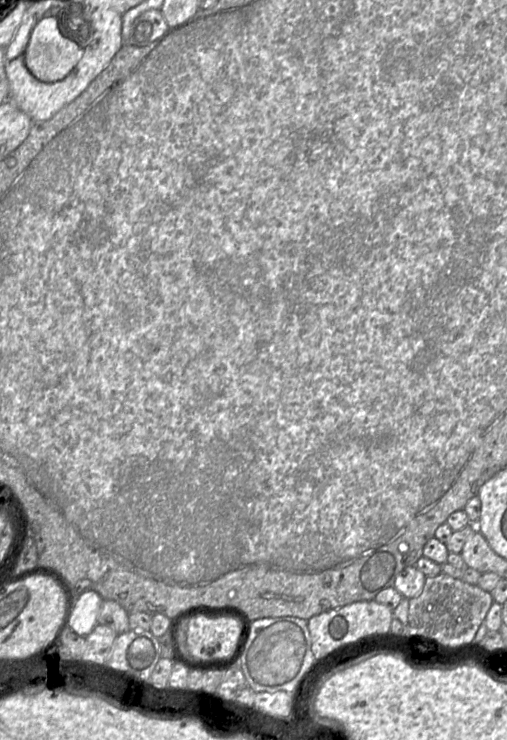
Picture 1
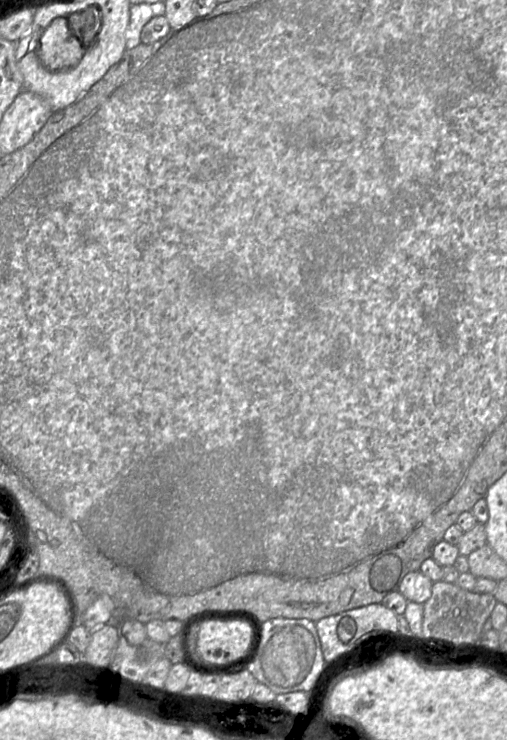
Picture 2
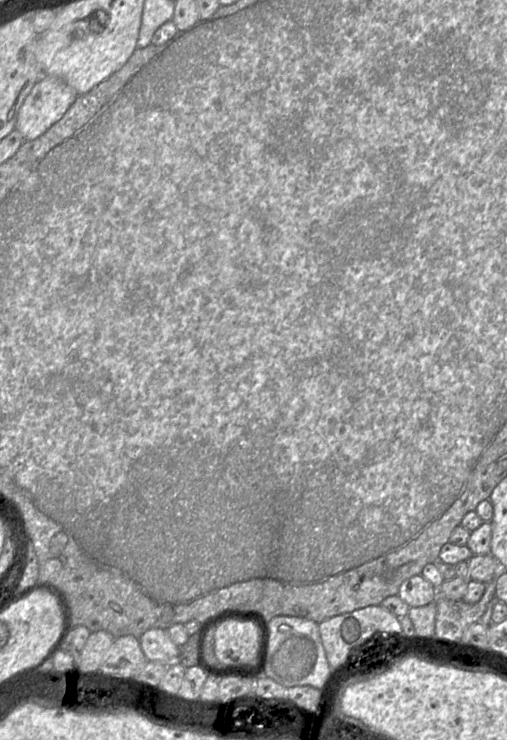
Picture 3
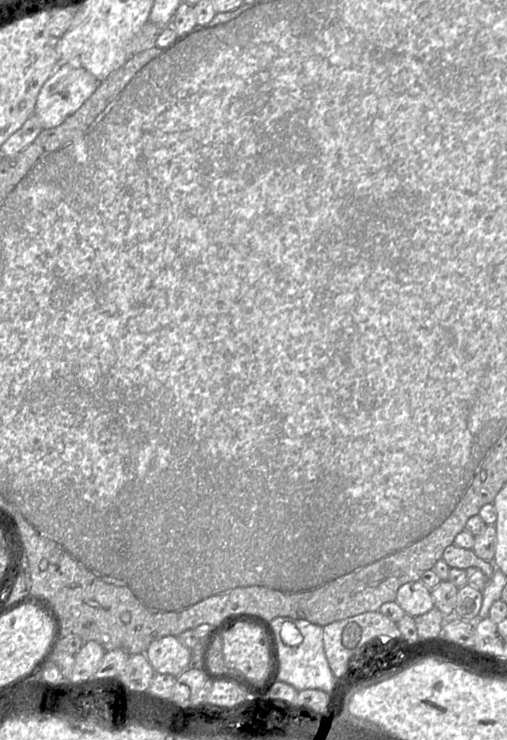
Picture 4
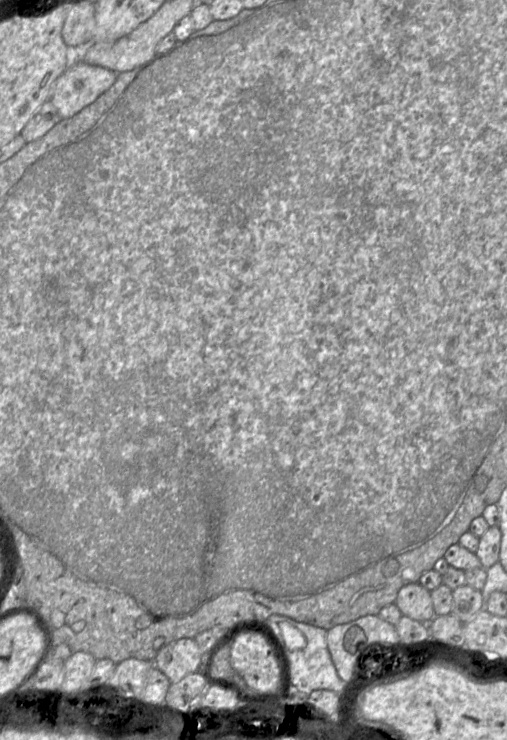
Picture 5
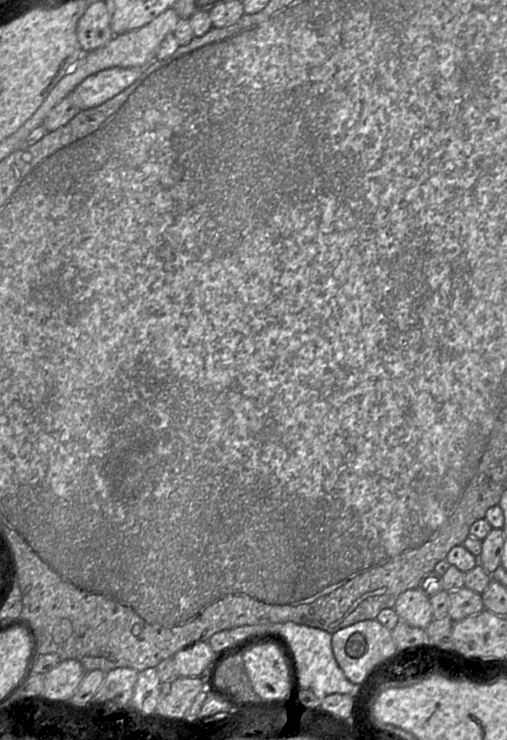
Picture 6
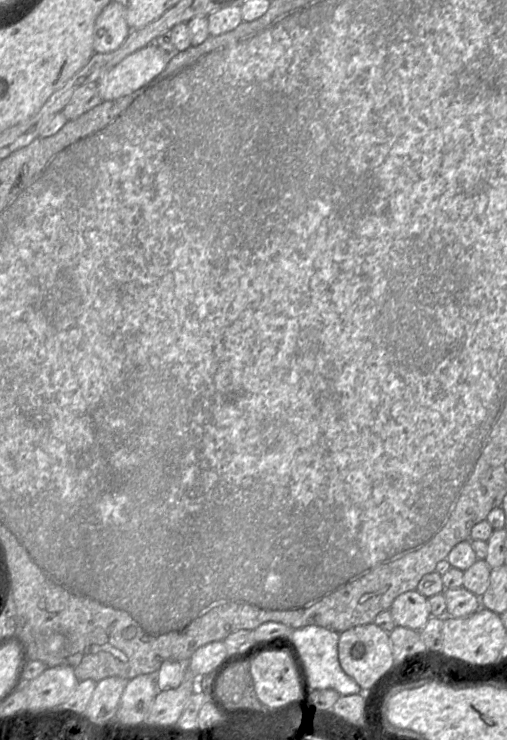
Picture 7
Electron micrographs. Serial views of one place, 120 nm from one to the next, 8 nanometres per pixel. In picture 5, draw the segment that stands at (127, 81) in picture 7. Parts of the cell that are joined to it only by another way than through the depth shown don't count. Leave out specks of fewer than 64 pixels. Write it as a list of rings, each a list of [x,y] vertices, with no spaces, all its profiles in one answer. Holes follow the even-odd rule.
[[[78,60],[56,80],[49,101],[62,119],[68,119],[107,91],[116,78],[110,69]]]

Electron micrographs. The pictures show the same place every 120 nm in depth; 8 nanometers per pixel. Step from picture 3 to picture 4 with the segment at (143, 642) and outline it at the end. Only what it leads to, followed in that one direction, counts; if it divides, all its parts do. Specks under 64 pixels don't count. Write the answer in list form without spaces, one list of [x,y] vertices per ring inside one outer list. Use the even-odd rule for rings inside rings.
[[[174,636],[153,641],[144,653],[155,673],[178,677],[188,668],[191,650]]]

